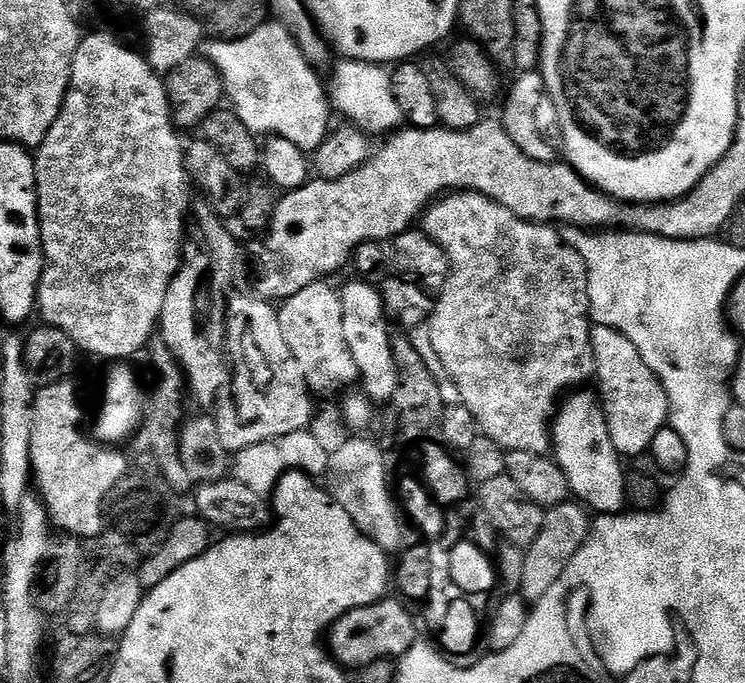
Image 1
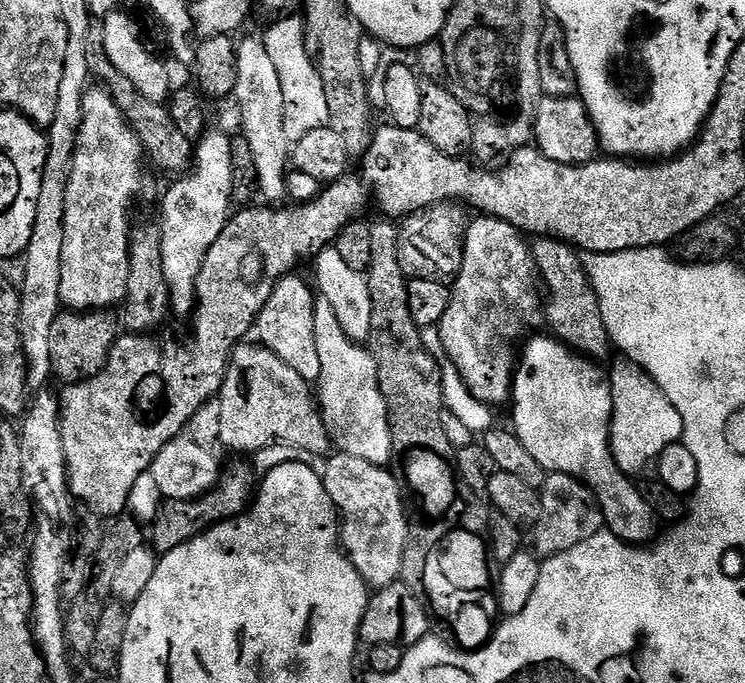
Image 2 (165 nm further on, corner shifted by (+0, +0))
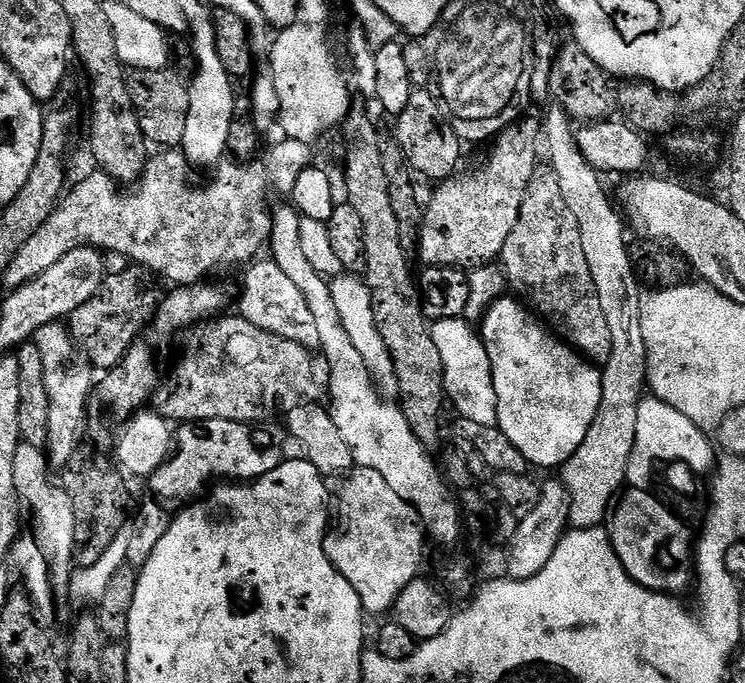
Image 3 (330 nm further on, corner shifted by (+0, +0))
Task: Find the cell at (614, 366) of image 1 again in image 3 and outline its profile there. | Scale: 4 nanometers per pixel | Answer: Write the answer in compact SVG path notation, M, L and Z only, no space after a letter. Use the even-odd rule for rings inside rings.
M651 394L645 395L638 406L638 431L634 434L634 450L630 454L630 462L626 466L626 484L628 488L651 489L652 484L652 463L655 460L664 460L665 465L673 464L675 460L678 462L686 462L686 466L690 466L690 470L694 470L697 474L711 473L718 463L718 448L715 443L710 441L709 433L703 432L698 426L694 426L694 422L690 422L690 418L686 418L686 414L682 414L674 406L670 406L665 400L659 400L657 396Z

